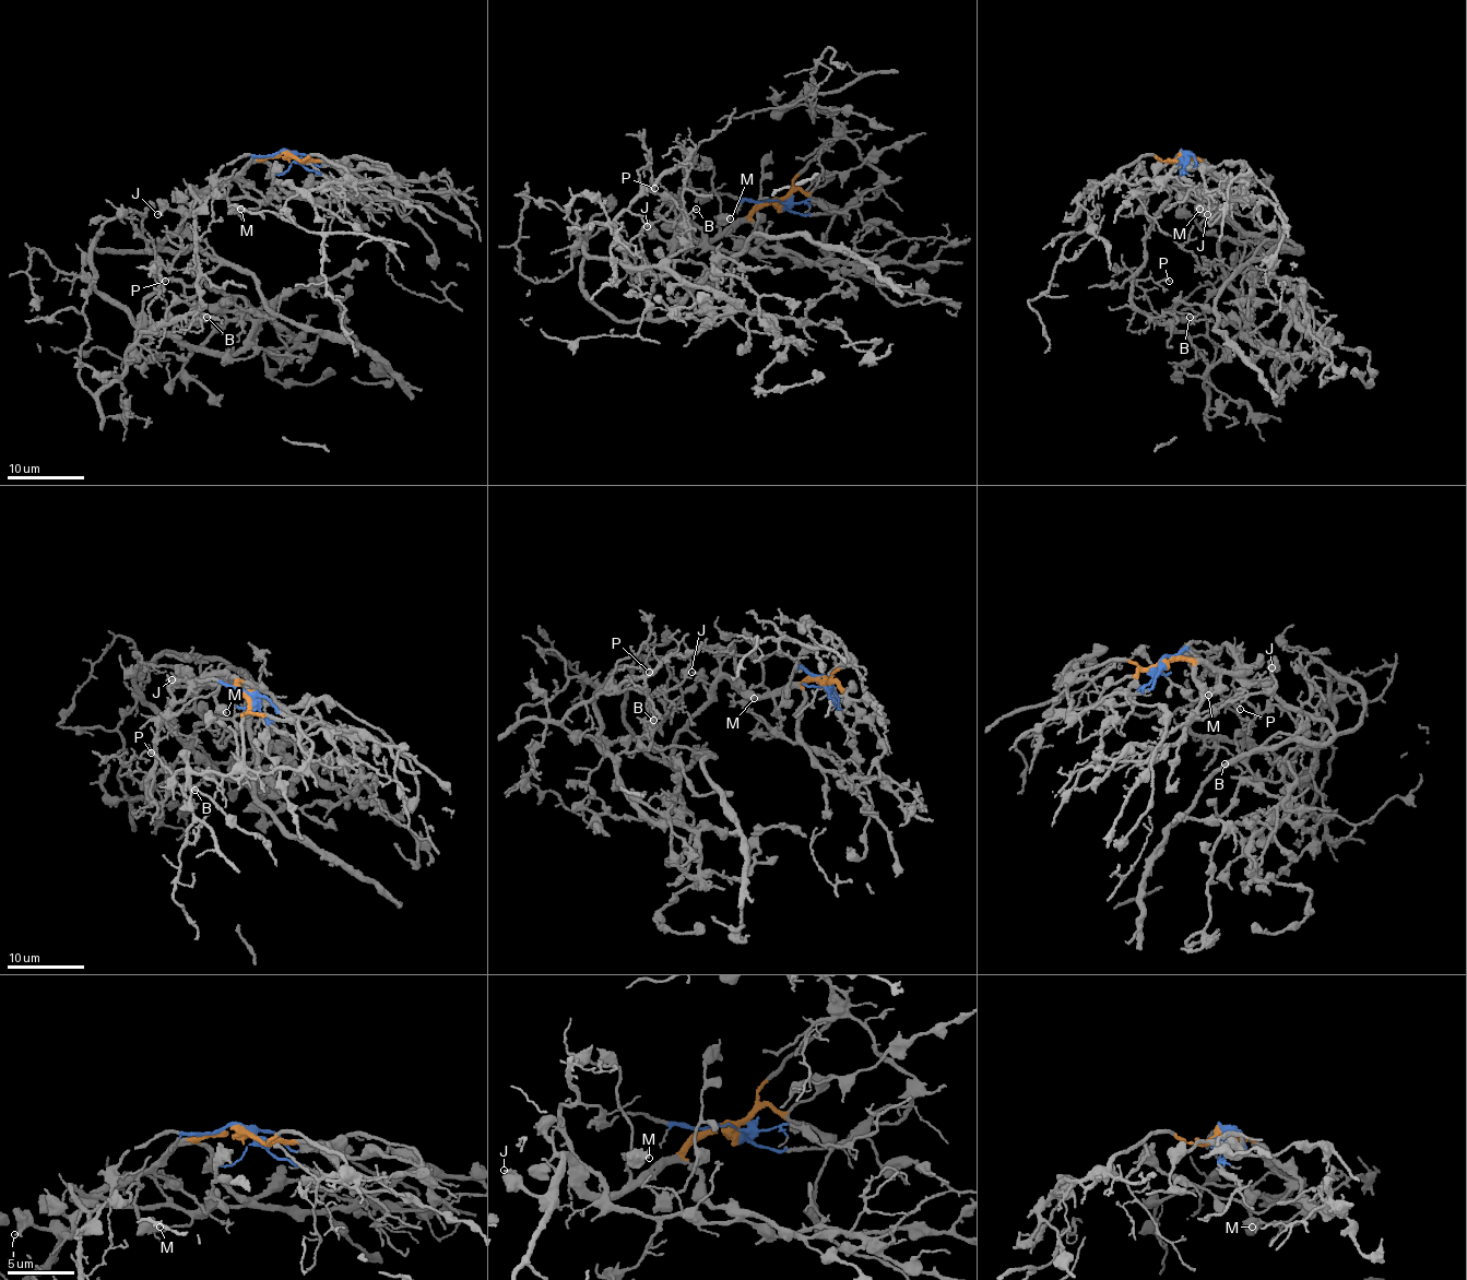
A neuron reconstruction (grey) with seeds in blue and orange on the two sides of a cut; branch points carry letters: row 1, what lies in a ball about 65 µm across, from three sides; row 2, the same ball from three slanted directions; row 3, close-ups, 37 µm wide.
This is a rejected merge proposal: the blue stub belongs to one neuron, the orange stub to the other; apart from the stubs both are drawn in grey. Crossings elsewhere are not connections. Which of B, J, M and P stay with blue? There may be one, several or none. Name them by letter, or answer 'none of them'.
B, P

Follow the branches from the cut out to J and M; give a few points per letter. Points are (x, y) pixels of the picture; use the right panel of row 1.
J: (1183, 152), (1219, 180), (1219, 189), (1201, 204), (1203, 212), (1221, 212), (1211, 208), (1206, 213)
M: (1183, 152), (1185, 157), (1198, 160), (1210, 177), (1201, 187), (1201, 210)

